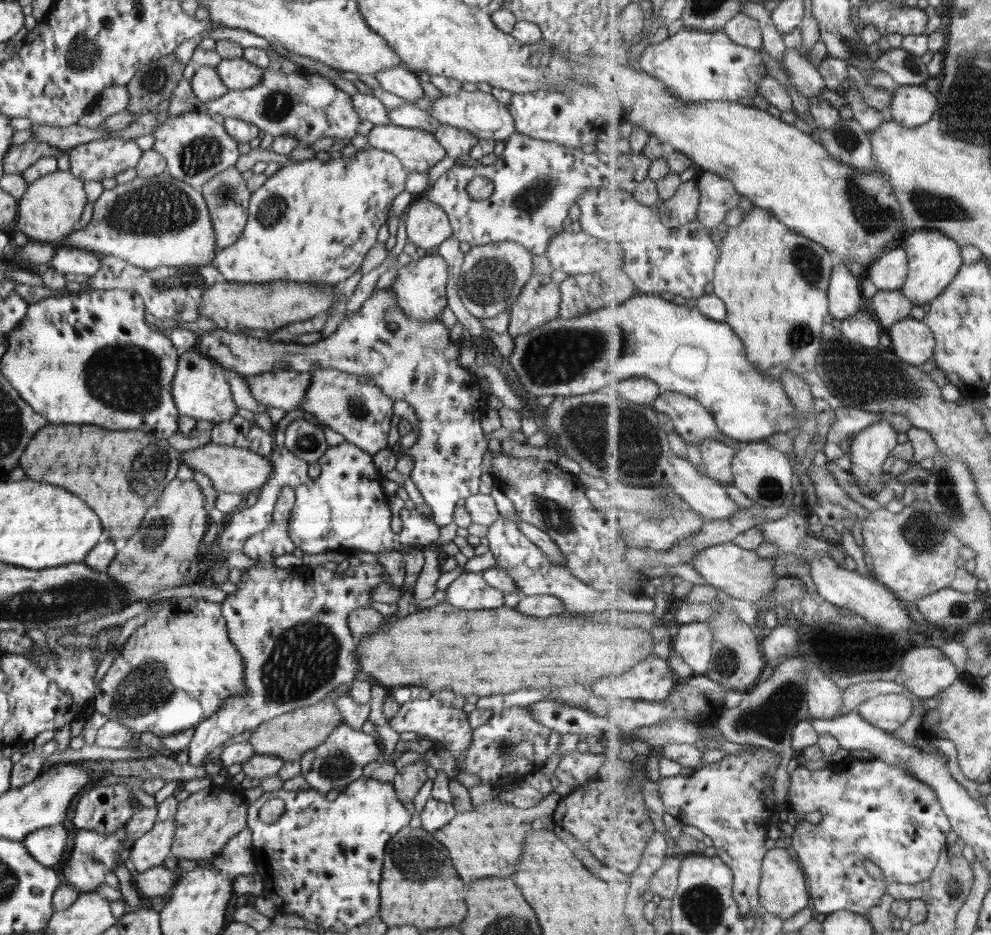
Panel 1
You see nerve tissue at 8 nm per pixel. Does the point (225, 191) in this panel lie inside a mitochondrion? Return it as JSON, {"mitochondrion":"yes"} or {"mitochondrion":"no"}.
{"mitochondrion":"yes"}

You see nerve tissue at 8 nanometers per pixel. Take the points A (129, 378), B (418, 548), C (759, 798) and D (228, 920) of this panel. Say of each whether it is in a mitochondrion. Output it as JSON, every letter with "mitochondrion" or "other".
{"A":"mitochondrion","B":"other","C":"other","D":"other"}

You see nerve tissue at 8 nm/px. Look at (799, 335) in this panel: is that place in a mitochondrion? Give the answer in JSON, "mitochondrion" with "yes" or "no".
{"mitochondrion":"yes"}

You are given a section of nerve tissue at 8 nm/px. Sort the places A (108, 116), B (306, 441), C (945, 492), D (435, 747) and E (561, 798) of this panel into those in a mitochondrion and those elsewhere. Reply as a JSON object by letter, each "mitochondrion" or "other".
{"A":"other","B":"mitochondrion","C":"mitochondrion","D":"other","E":"other"}

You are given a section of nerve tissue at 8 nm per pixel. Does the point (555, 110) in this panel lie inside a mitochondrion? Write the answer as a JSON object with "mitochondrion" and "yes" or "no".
{"mitochondrion":"no"}

